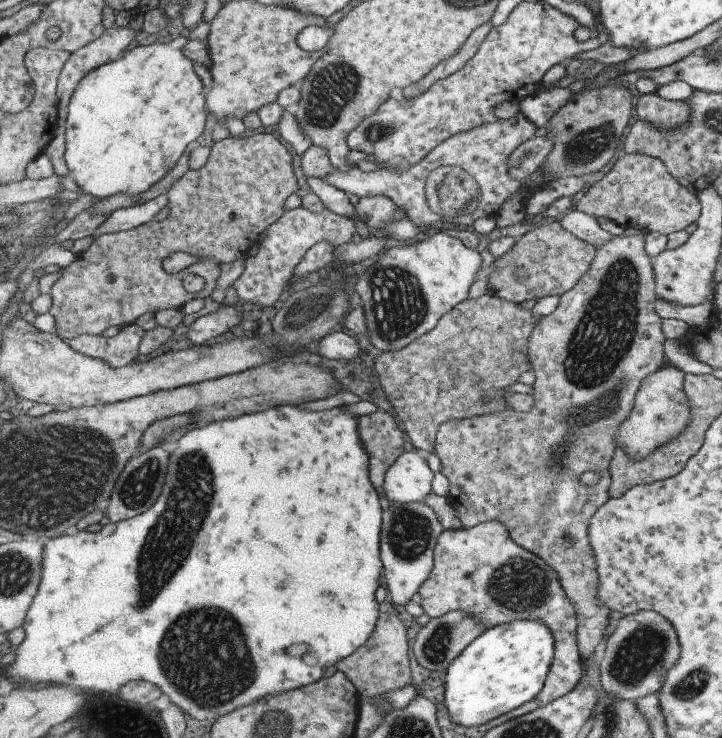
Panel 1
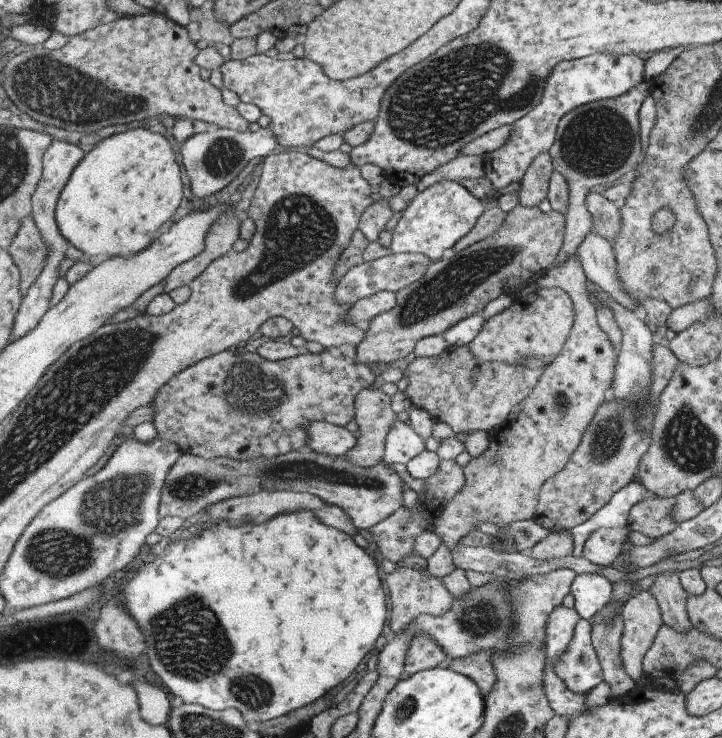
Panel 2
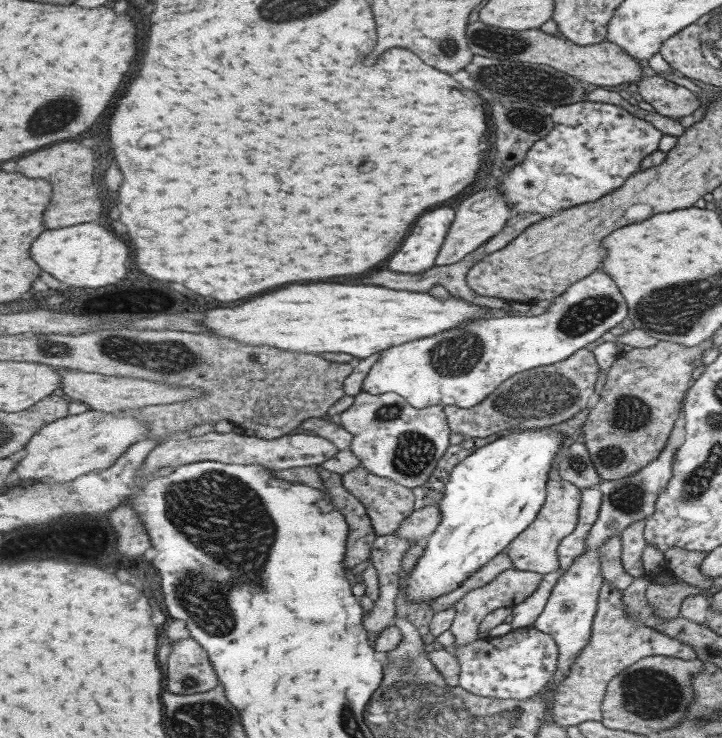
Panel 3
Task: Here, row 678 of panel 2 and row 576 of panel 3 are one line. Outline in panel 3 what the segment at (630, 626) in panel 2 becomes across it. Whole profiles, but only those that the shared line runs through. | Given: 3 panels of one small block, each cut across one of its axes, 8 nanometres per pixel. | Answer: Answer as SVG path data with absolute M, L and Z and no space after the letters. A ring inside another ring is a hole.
M646 519L631 525L619 536L621 544L621 562L627 574L634 579L645 577L646 571L642 566L642 551L645 544Z

